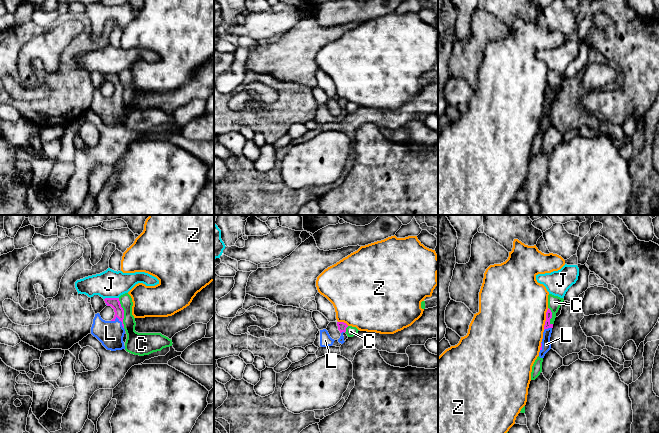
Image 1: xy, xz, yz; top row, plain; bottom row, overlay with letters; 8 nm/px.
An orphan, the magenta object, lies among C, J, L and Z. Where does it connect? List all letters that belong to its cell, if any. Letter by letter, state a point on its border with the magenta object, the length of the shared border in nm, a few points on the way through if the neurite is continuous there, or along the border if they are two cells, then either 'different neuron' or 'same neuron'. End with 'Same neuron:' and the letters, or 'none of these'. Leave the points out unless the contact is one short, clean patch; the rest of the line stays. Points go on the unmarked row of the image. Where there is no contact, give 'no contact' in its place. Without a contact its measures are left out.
C: xy (123, 89) | 240 nm | along xy (118, 74), (123, 86), (124, 103) | different neuron
J: xy (111, 74) | 120 nm | along xy (118, 73), (106, 73), (104, 75) | different neuron
L: xy (119, 96) | 120 nm | same neuron
Z: yz (546, 95) | 180 nm | along yz (548, 84), (545, 90), (543, 105) | different neuron
Same neuron: L

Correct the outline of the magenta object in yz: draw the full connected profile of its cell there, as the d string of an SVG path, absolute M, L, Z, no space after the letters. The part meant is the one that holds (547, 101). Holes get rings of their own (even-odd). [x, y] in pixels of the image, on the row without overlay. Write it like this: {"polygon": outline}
{"polygon": "M548 84L546 88L546 97L544 101L543 115L541 118L539 133L544 134L545 130L551 125L550 113L552 109L553 100L550 99L550 95L552 94L552 88Z"}

